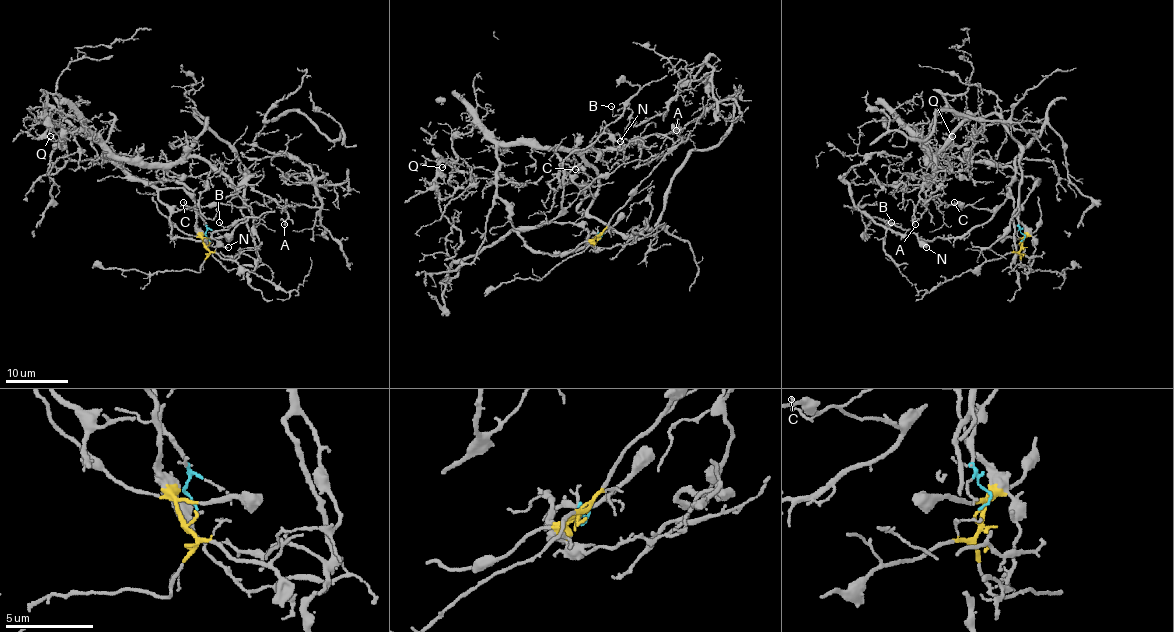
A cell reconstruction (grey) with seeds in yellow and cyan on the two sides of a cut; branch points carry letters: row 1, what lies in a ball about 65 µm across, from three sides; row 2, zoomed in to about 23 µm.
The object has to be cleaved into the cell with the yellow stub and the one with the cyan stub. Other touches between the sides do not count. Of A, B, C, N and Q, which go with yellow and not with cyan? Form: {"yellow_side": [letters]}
{"yellow_side": ["B", "C", "N"]}

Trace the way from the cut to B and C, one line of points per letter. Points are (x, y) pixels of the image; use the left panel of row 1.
B: (208, 242), (195, 226), (194, 200), (181, 188), (158, 192), (171, 237), (205, 240), (225, 230), (219, 222)
C: (208, 242), (195, 226), (194, 200), (181, 188), (158, 192), (175, 211), (200, 206), (194, 209), (183, 202)

